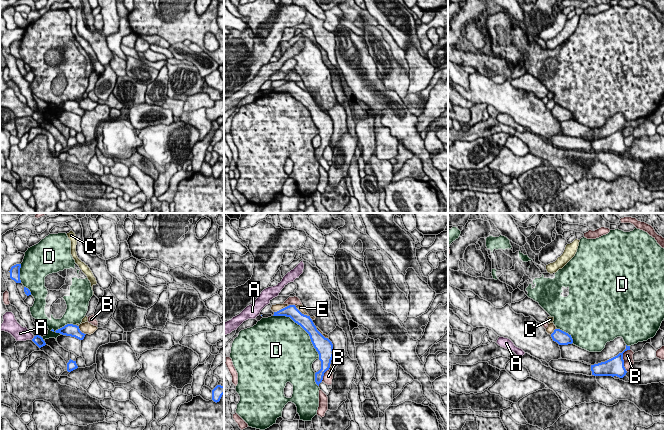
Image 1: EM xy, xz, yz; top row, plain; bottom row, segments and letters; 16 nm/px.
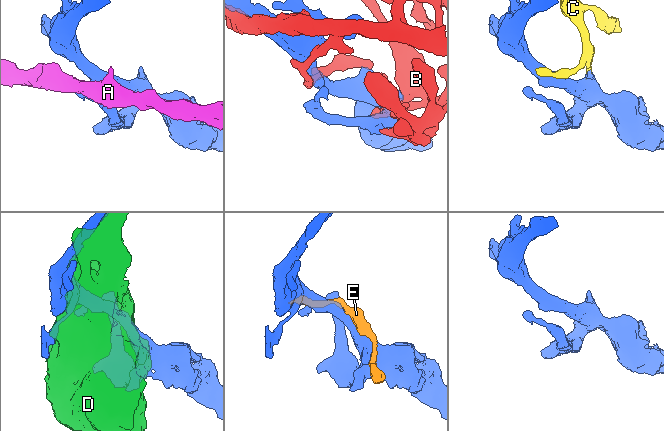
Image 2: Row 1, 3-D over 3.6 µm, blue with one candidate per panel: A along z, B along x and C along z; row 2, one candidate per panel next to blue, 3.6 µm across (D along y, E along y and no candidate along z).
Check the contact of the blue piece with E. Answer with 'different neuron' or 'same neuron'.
different neuron

